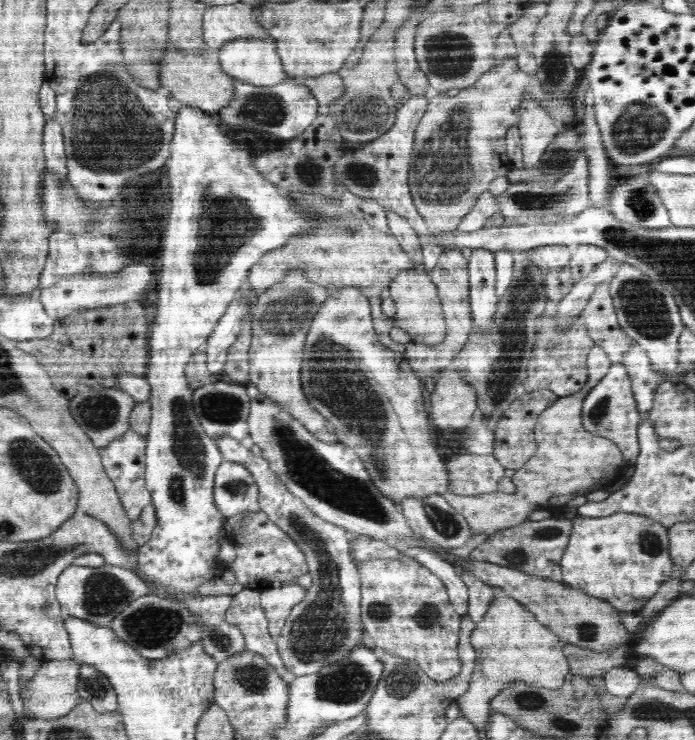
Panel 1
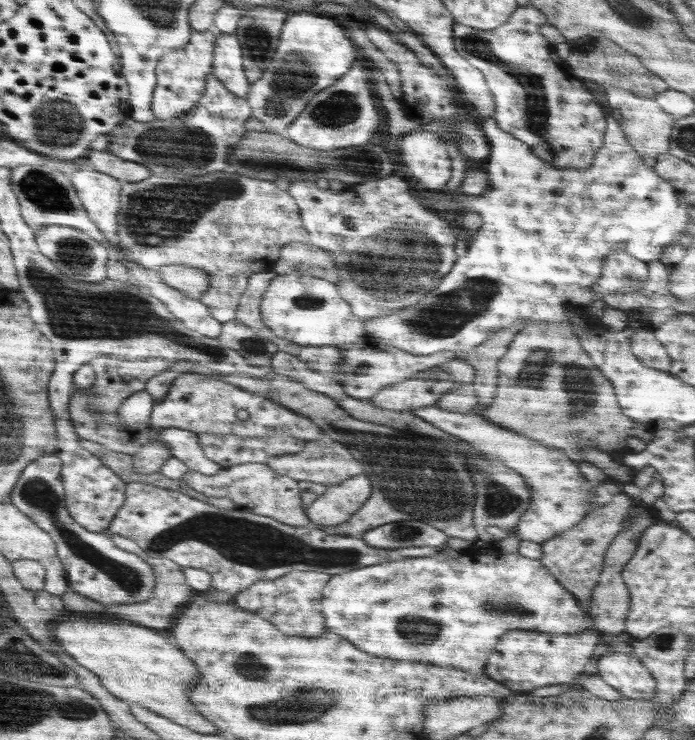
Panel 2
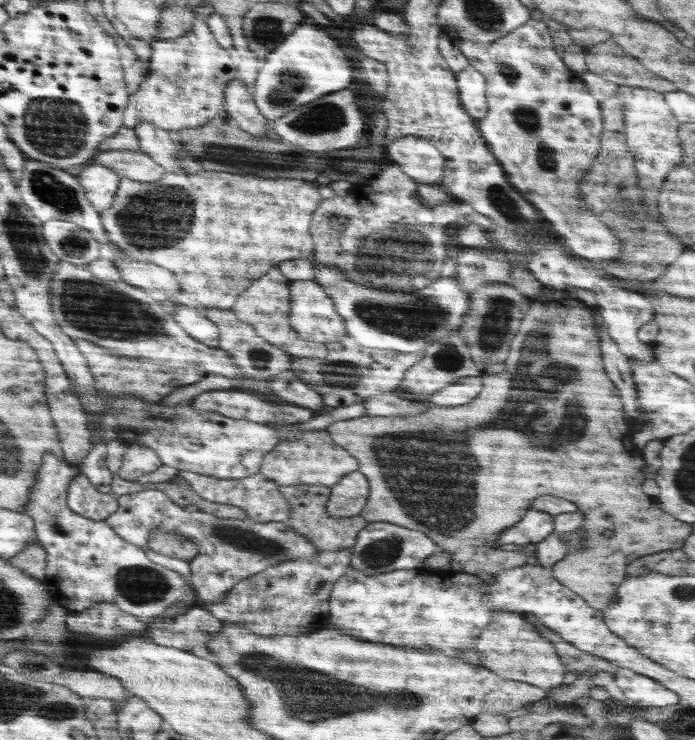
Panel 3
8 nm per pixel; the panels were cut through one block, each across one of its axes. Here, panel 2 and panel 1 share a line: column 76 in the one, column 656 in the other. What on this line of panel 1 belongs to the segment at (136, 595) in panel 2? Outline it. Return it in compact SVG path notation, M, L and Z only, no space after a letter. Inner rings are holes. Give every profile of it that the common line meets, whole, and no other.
M614 512L600 518L576 516L573 525L560 560L564 583L608 601L616 610L640 611L673 575L668 529L656 520L641 513Z

